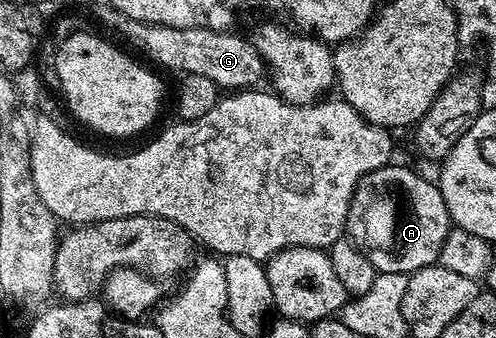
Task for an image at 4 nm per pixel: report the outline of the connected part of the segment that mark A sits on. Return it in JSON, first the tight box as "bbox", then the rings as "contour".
{"bbox":[345,165,453,276],"contour":[[[395,165],[377,168],[359,181],[349,204],[345,230],[355,245],[370,254],[376,271],[410,276],[421,268],[438,263],[441,244],[445,244],[445,236],[453,229],[453,223],[438,185],[432,179],[430,182],[427,178],[418,178],[407,166]]]}

